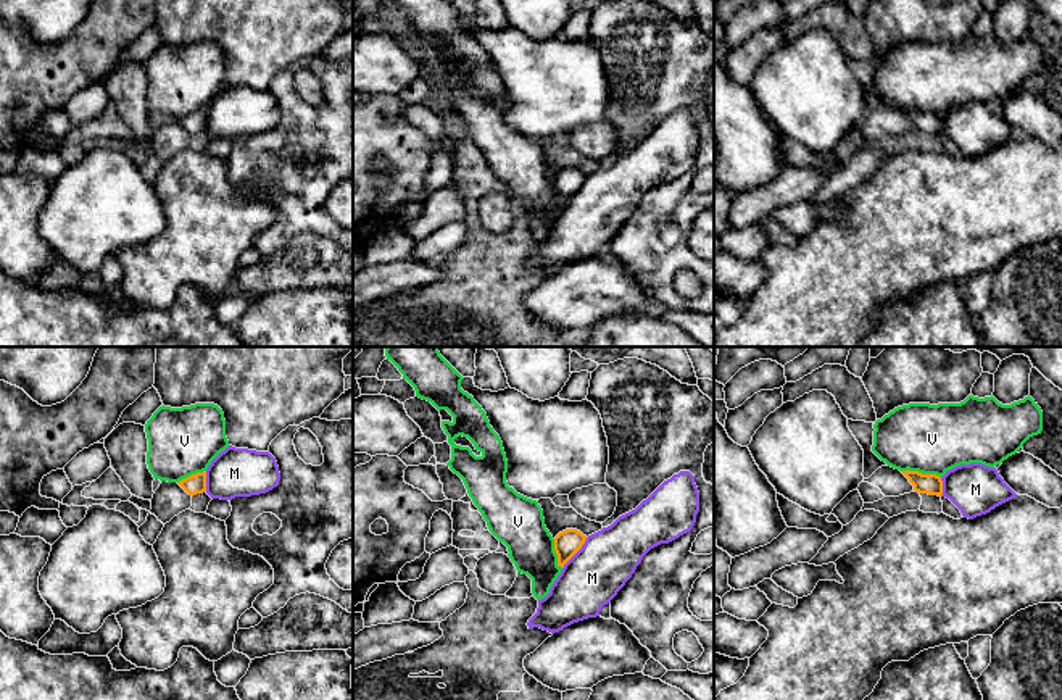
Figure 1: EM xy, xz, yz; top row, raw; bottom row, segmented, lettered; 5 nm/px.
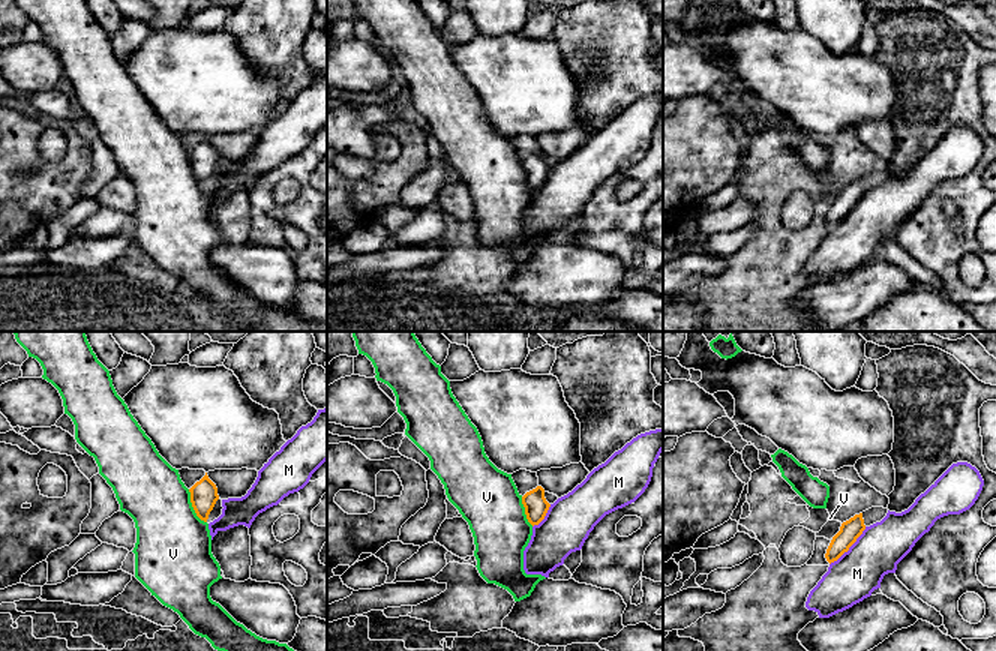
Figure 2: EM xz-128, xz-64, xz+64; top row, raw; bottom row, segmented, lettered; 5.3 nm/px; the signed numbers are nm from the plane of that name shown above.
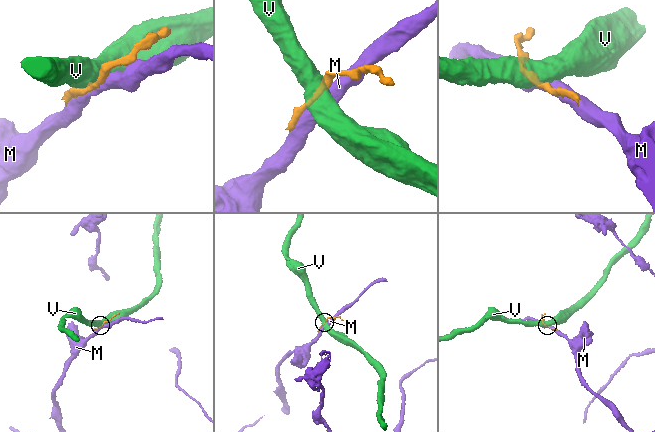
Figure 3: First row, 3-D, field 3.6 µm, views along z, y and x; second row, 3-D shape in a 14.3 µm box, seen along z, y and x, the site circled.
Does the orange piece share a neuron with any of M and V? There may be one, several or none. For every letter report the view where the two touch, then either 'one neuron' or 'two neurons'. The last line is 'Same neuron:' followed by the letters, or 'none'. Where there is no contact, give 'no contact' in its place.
M: contact in xz; two neurons
V: contact in yz; two neurons
Same neuron: none

